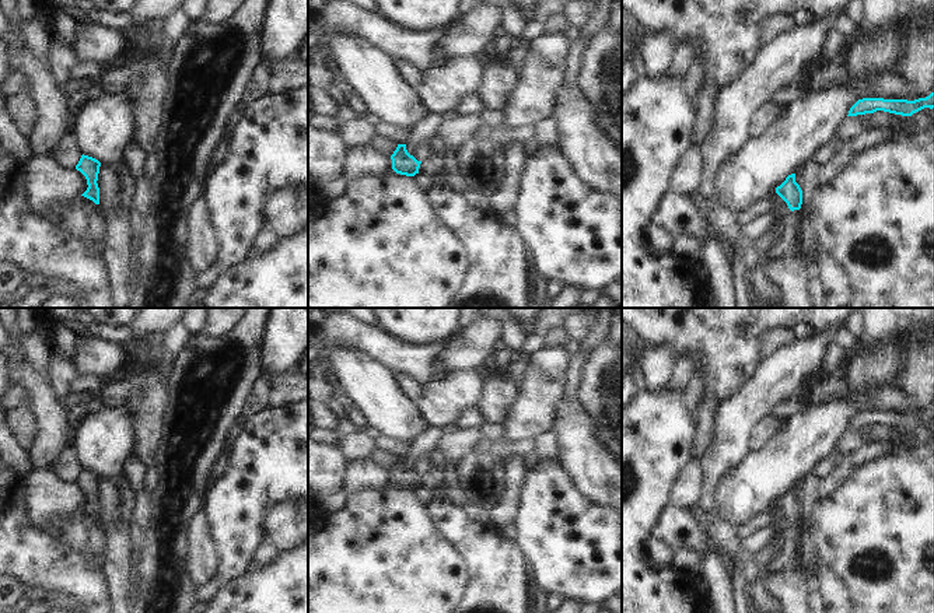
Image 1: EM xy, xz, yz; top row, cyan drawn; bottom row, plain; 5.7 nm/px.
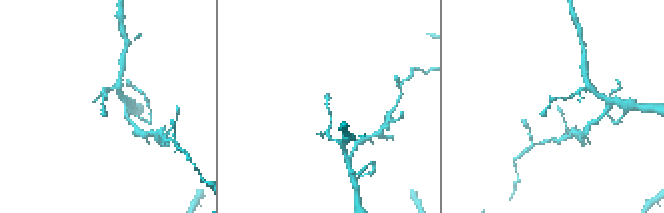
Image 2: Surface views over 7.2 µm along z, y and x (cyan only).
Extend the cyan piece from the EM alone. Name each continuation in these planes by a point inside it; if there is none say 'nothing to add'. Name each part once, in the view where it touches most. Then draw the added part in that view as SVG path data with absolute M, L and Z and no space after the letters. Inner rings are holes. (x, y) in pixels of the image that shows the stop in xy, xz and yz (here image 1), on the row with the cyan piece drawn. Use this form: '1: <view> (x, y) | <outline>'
nothing to add

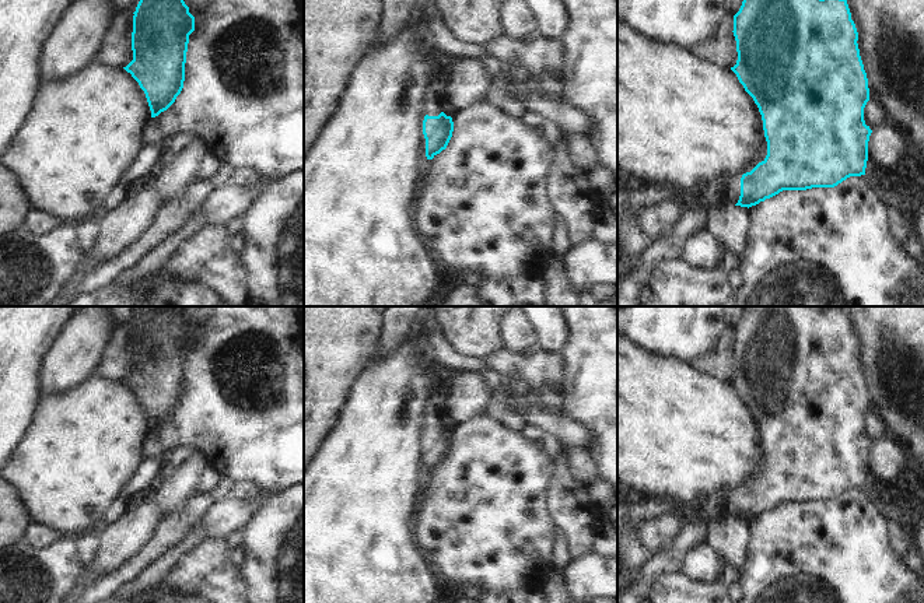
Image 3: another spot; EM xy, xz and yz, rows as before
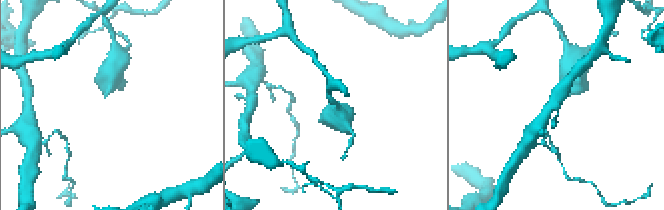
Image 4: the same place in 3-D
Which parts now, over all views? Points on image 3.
1: yz (662, 249) | M741 179L731 180L720 189L706 208L685 210L671 236L654 239L641 257L637 270L620 285L617 306L640 306L640 295L652 271L664 262L680 260L690 236L708 229L710 218L717 207L735 206L741 196Z

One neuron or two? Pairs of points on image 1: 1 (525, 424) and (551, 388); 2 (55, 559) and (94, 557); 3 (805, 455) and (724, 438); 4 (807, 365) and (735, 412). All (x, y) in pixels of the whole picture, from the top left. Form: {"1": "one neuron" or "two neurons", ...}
{"1": "one neuron", "2": "two neurons", "3": "two neurons", "4": "one neuron"}

